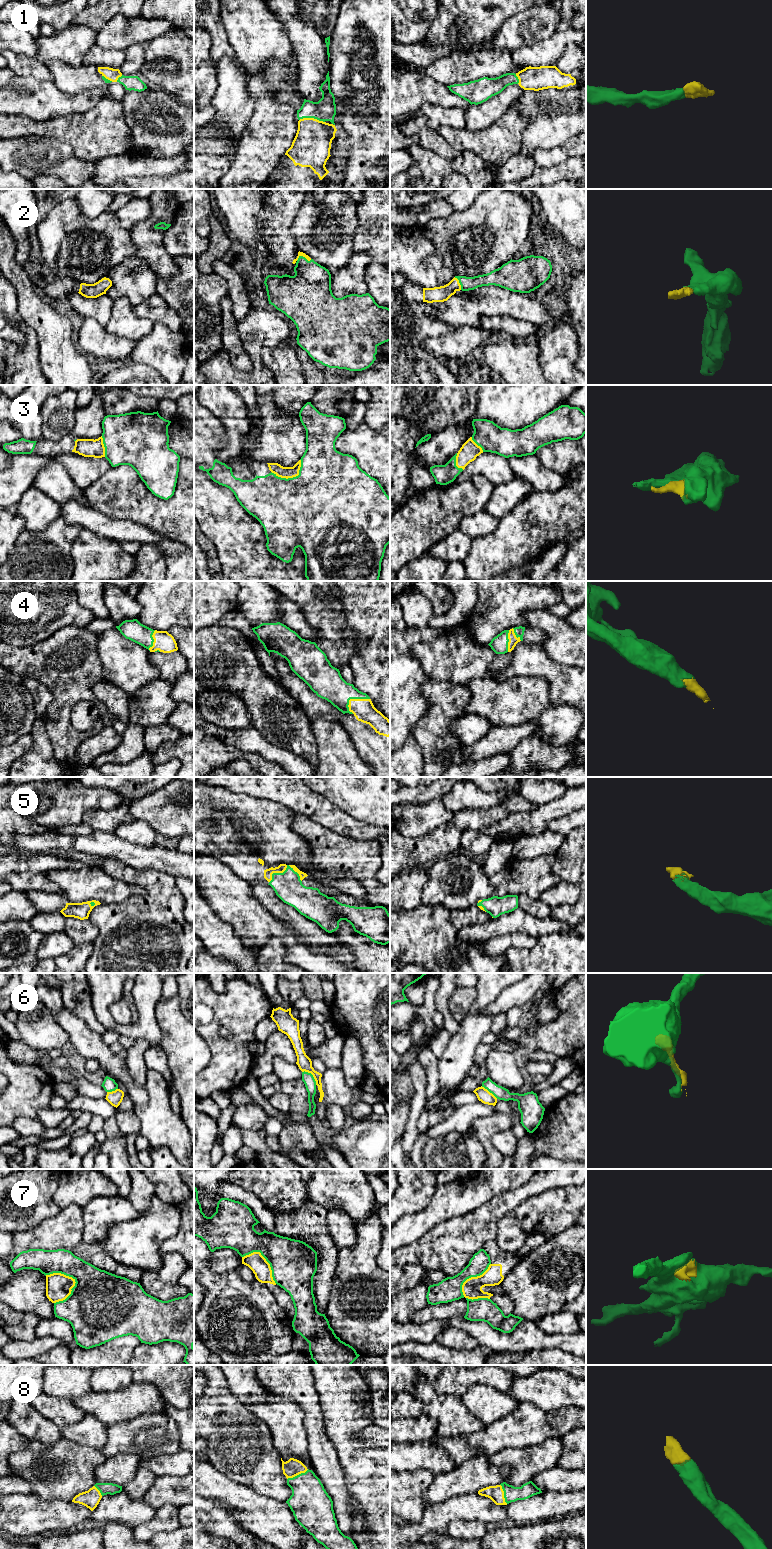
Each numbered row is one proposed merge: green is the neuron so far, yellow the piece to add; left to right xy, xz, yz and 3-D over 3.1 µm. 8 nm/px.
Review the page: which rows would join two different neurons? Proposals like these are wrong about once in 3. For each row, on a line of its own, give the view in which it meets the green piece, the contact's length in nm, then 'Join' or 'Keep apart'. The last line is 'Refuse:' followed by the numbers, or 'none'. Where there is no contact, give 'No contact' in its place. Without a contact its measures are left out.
1: Touches green in xz. Shared border 200 nm. Join
2: Touches green in xz. Shared border 130 nm. Join
3: Touches green in xz. Shared border 260 nm. Join
4: Touches green in xz. Shared border 200 nm. Join
5: Touches green in xz. Shared border 260 nm. Join
6: Touches green in xz. Shared border 160 nm. Keep apart
7: Touches green in xy. Shared border 260 nm. Keep apart
8: Touches green in xz. Shared border 190 nm. Join
Refuse: 6, 7

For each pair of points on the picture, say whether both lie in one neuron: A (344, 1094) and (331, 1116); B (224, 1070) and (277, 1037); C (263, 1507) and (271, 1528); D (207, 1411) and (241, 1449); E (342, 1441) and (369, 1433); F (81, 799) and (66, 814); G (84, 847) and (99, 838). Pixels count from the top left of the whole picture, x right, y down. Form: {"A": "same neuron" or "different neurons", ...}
{"A": "different neurons", "B": "different neurons", "C": "same neuron", "D": "same neuron", "E": "different neurons", "F": "same neuron", "G": "same neuron"}

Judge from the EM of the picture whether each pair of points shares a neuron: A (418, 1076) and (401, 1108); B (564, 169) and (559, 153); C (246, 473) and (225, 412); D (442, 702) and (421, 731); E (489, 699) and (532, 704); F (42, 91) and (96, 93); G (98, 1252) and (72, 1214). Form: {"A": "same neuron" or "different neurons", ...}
{"A": "different neurons", "B": "different neurons", "C": "different neurons", "D": "same neuron", "E": "same neuron", "F": "same neuron", "G": "different neurons"}

